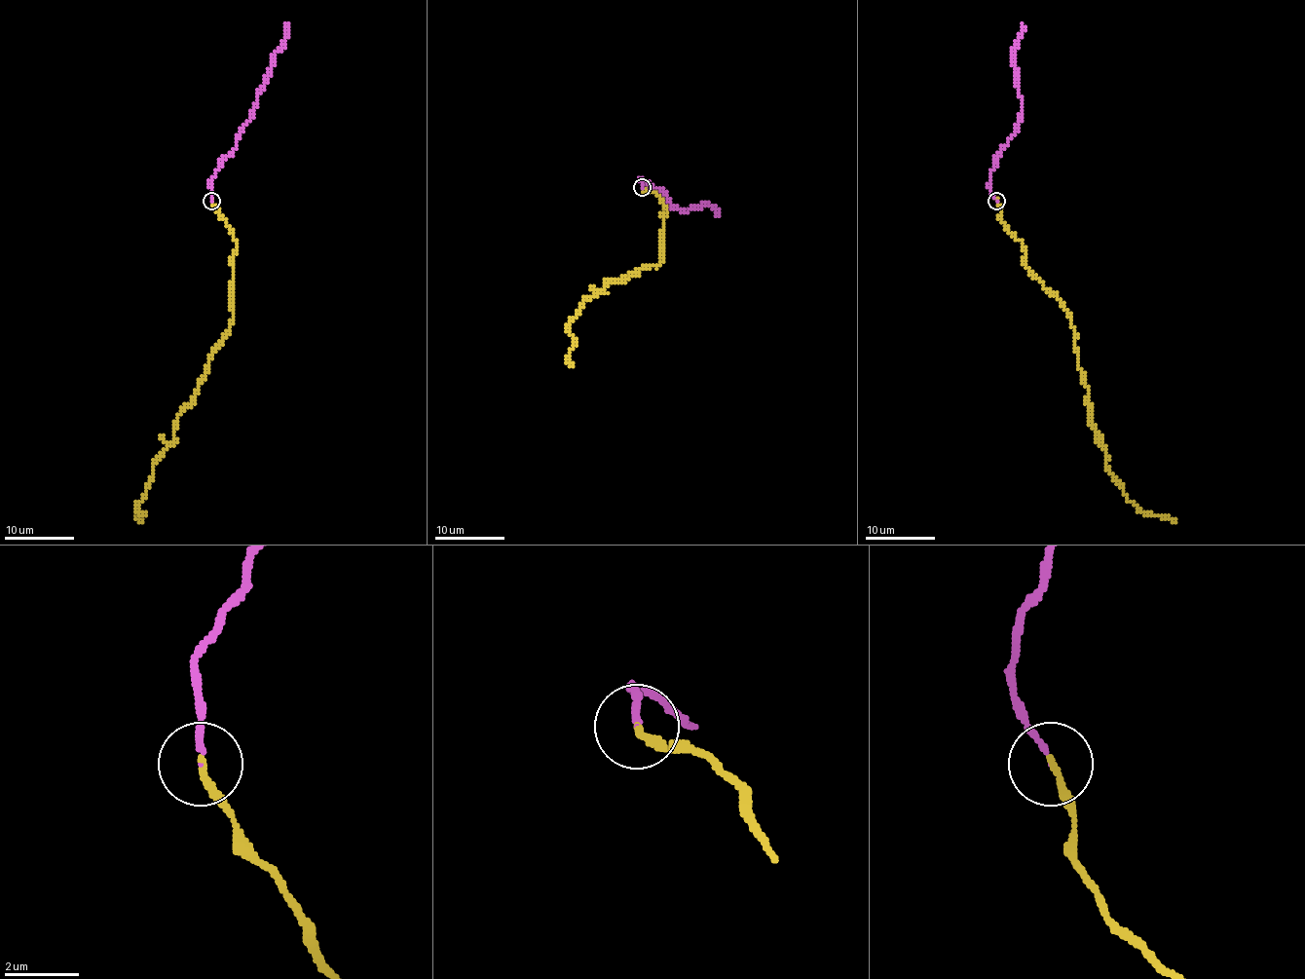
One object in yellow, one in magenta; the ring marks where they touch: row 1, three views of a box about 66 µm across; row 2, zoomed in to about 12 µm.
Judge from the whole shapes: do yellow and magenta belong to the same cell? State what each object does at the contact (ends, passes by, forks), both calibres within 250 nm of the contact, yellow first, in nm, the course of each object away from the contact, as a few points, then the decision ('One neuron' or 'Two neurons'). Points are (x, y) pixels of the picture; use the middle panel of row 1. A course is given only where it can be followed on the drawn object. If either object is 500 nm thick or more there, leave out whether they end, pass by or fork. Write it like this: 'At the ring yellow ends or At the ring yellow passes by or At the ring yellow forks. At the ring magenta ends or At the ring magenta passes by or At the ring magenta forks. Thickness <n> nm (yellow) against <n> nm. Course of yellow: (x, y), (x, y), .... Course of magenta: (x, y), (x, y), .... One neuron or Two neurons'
At the ring yellow ends. At the ring magenta ends. Thickness 200 nm (yellow) against 130 nm. Course of yellow: (642, 187), (667, 211), (662, 260), (609, 280), (605, 292), (584, 297), (567, 330), (574, 341), (572, 367). Course of magenta: (642, 187), (642, 180), (659, 187), (667, 202), (687, 213), (702, 203), (717, 211). One neuron

